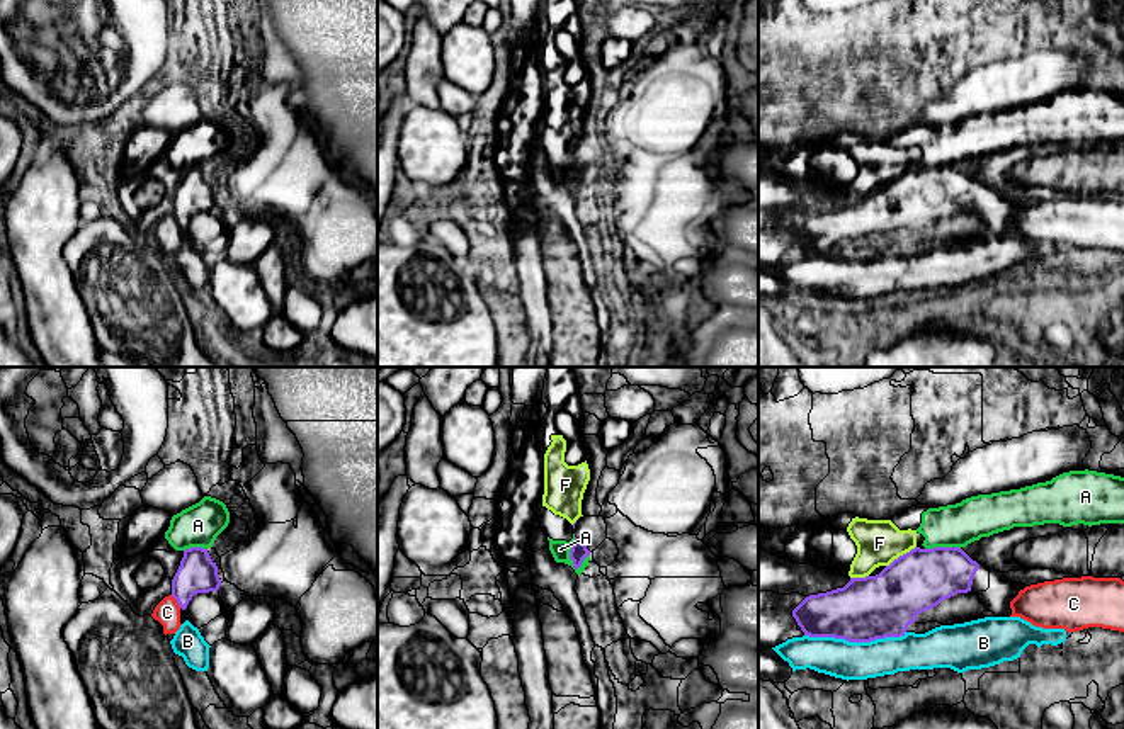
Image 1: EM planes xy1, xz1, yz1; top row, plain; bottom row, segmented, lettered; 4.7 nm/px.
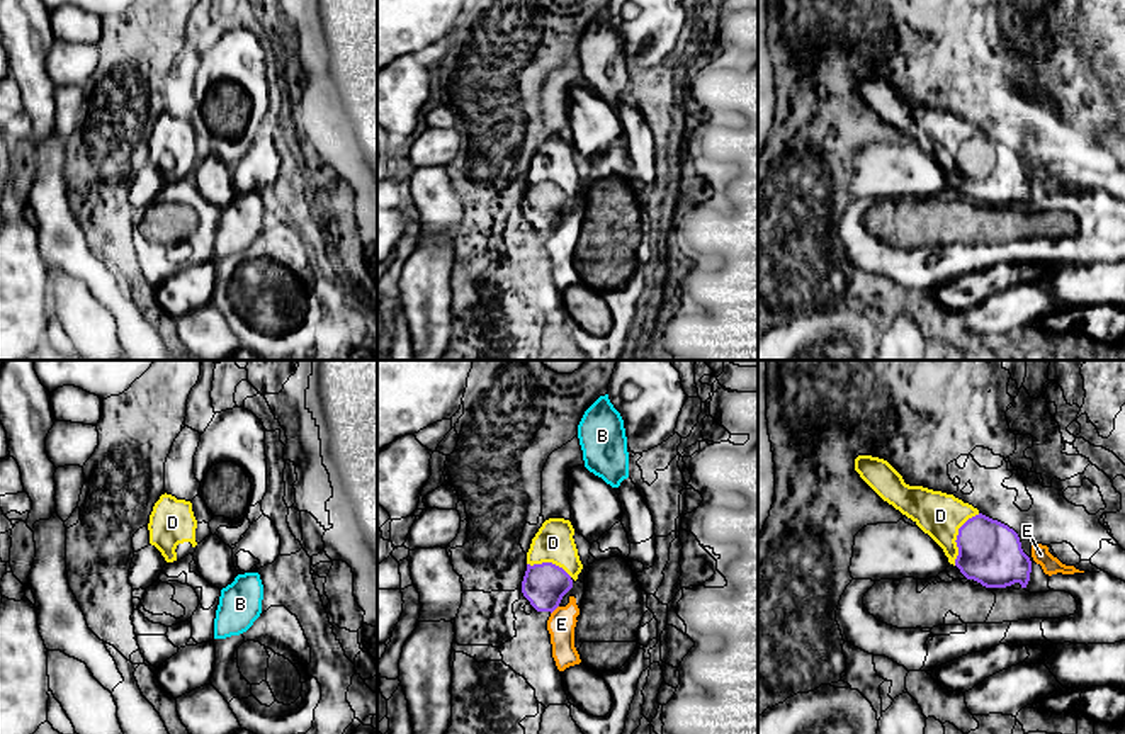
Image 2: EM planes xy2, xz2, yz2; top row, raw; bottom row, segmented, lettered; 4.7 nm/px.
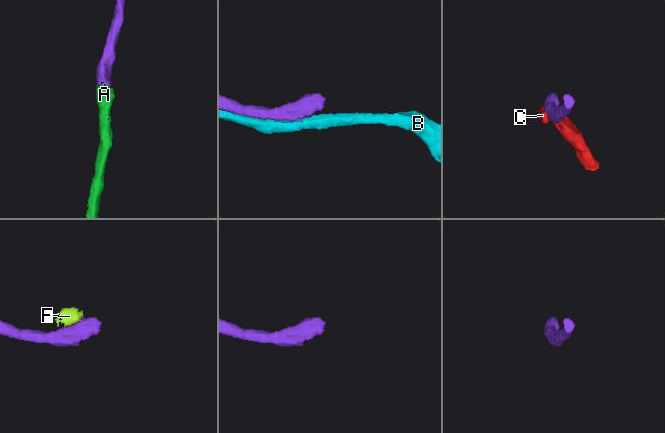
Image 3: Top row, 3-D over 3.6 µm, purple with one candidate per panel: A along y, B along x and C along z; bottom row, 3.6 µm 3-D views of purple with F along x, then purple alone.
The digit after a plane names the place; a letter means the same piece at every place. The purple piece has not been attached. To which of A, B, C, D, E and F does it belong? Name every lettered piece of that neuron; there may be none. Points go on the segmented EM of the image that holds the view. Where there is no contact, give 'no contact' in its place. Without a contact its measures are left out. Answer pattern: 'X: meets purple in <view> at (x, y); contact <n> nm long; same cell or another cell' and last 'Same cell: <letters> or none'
A: meets purple in xz1 at (570, 554); contact 160 nm long; another cell
B: meets purple in yz1 at (854, 641); contact 480 nm long; another cell
C: meets purple in xy1 at (177, 602); contact 80 nm long; another cell
D: meets purple in yz2 at (957, 537); contact 280 nm long; same cell
E: meets purple in xz2 at (554, 609); contact 60 nm long; another cell
F: meets purple in yz1 at (900, 556); contact 170 nm long; another cell
Same cell: D

